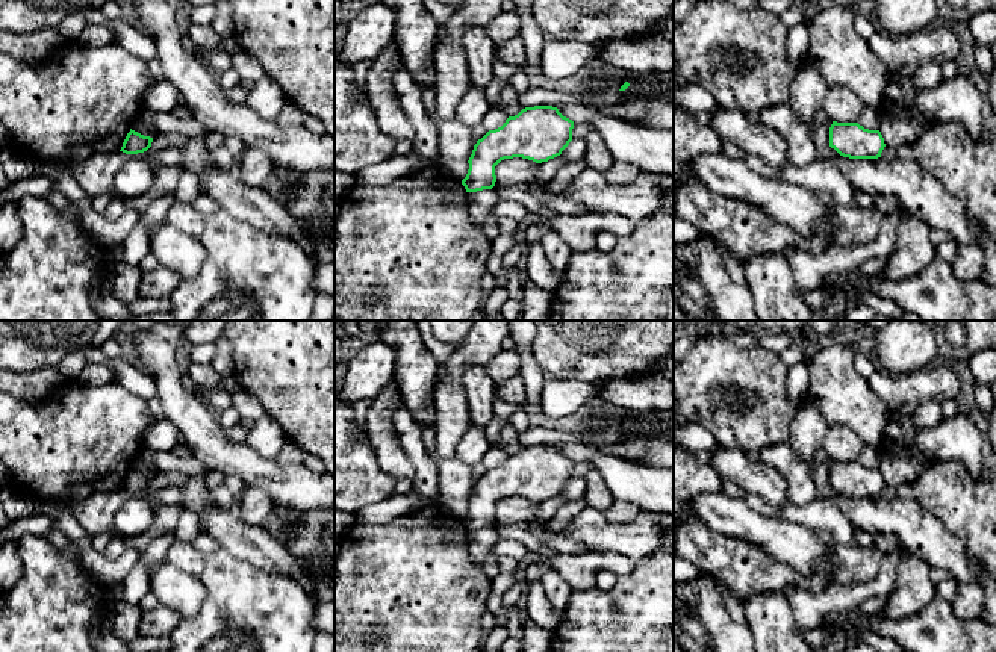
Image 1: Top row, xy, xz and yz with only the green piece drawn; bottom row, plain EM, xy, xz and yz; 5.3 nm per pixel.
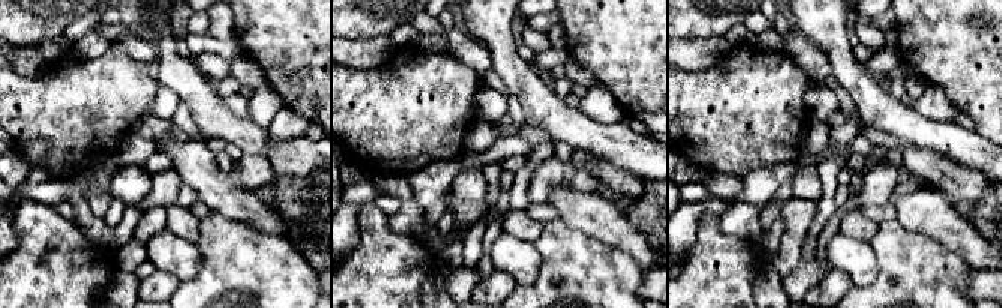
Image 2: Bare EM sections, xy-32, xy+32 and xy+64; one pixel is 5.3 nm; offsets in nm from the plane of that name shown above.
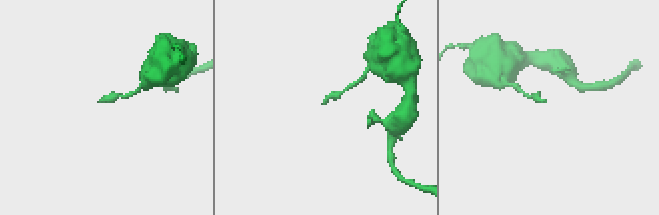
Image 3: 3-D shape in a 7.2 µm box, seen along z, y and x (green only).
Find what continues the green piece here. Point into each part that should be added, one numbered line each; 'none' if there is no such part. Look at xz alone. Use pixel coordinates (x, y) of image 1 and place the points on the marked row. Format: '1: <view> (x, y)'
none

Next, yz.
none

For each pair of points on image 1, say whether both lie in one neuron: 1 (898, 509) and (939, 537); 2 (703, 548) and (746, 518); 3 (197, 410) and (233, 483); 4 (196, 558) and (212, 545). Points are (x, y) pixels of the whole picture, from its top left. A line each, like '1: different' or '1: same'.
1: same
2: different
3: different
4: different

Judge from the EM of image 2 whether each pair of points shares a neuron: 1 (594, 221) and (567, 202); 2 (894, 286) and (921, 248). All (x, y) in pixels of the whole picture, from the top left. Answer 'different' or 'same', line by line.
1: same
2: same

